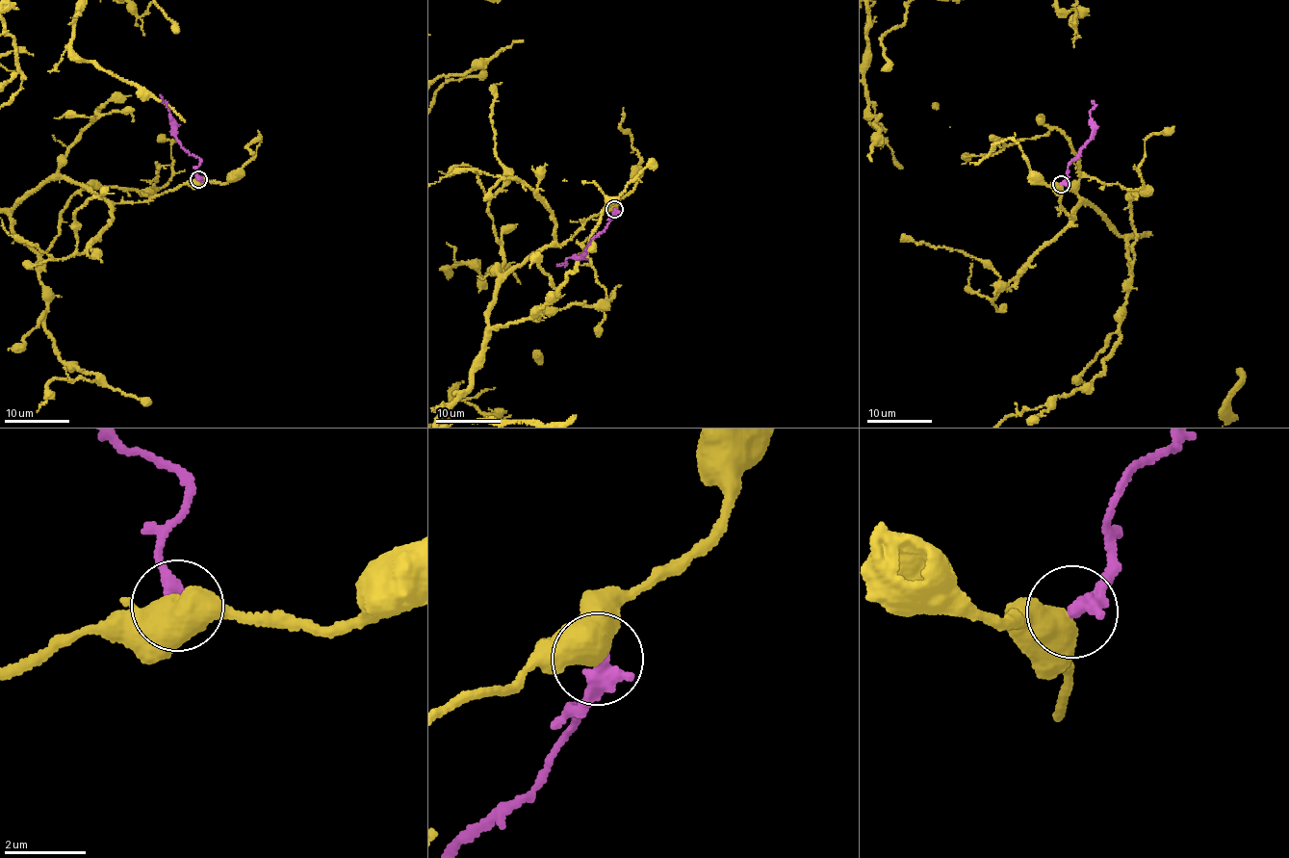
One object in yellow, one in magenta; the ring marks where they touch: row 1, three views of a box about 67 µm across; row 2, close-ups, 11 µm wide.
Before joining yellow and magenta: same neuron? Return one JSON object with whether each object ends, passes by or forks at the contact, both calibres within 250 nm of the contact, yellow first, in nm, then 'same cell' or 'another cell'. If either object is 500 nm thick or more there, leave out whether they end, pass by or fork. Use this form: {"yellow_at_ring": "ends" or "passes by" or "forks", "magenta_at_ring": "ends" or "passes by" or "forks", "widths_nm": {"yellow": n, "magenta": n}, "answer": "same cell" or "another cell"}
{"widths_nm": {"yellow": 700, "magenta": 460}, "answer": "another cell"}

